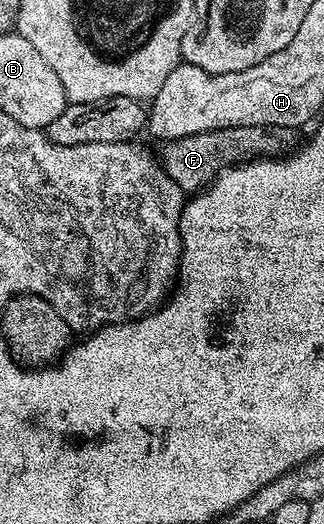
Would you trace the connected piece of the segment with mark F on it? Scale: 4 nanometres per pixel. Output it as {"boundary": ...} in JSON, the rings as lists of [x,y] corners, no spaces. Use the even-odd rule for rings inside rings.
{"boundary":[[[230,126],[224,129],[212,129],[209,132],[195,133],[193,136],[178,137],[176,140],[169,140],[163,145],[164,149],[158,152],[160,167],[185,194],[195,194],[208,187],[221,172],[235,168],[237,164],[247,164],[254,160],[265,158],[283,158],[297,147],[297,129],[286,126]]]}

